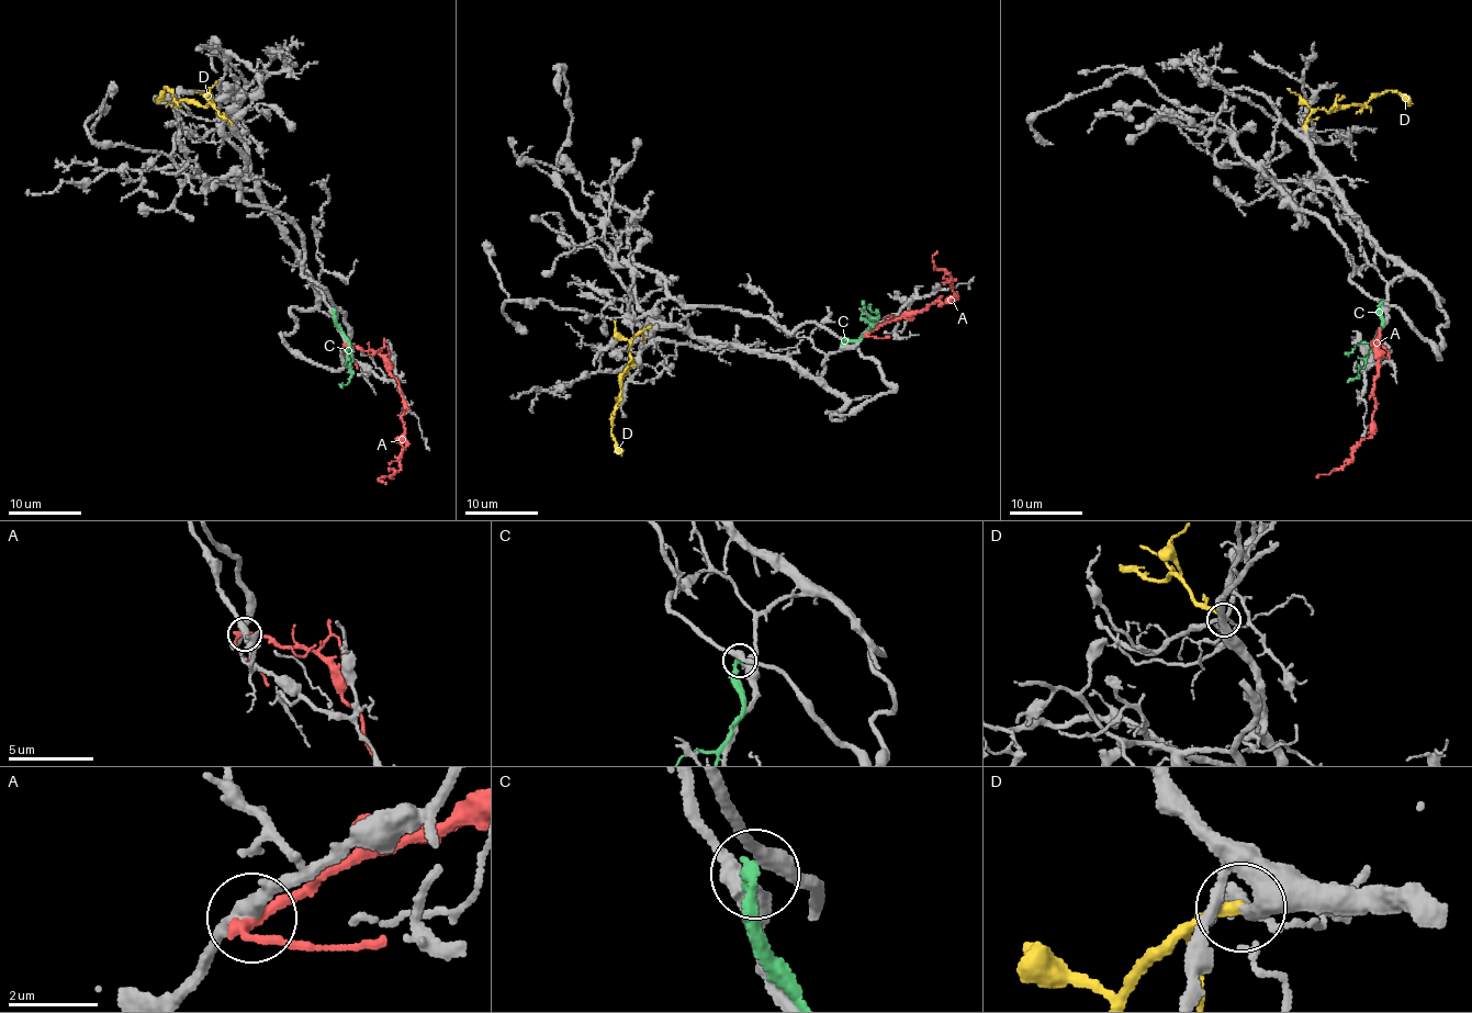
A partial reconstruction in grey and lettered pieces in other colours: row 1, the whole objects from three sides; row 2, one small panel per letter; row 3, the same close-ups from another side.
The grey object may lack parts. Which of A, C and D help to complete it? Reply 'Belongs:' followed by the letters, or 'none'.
Belongs: D

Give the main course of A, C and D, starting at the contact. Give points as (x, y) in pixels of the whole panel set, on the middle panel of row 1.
A: (868, 333), (901, 315), (953, 297), (952, 281), (955, 281), (934, 266), (932, 255), (937, 251)
C: (843, 342), (863, 335), (875, 323), (877, 311), (873, 312), (869, 304)
D: (651, 326), (637, 336), (629, 347), (630, 363), (620, 376), (621, 395), (613, 415), (611, 432), (621, 456)

